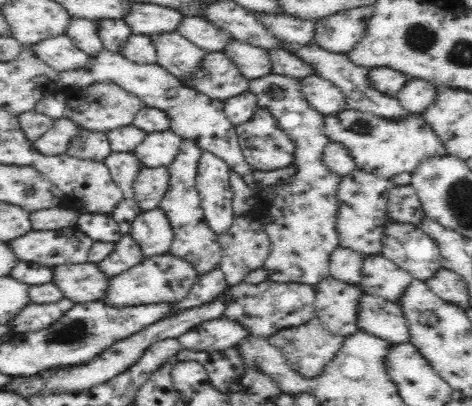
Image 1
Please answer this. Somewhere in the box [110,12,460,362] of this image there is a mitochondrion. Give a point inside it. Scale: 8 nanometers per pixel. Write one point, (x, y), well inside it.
(419, 38)

